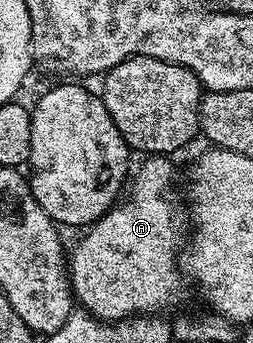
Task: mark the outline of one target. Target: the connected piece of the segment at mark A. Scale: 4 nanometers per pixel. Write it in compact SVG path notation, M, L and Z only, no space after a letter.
M154 154L143 160L146 161L129 181L130 197L115 203L110 211L89 225L81 233L83 236L79 238L74 253L71 251L68 256L68 275L75 301L96 320L113 322L134 318L139 314L161 313L158 311L168 307L182 288L180 253L188 236L188 216L183 205L181 208L174 201L174 168L162 154Z

